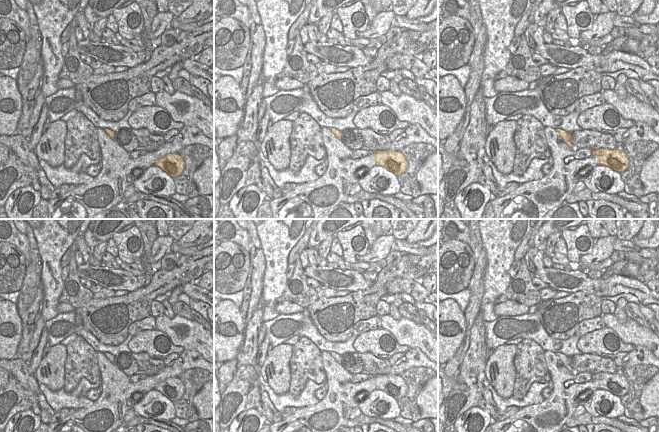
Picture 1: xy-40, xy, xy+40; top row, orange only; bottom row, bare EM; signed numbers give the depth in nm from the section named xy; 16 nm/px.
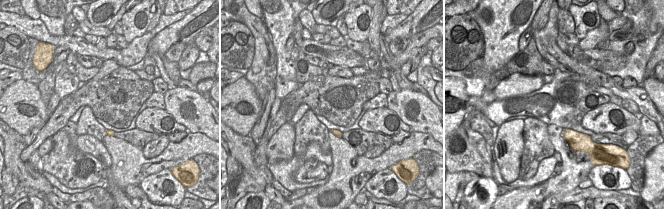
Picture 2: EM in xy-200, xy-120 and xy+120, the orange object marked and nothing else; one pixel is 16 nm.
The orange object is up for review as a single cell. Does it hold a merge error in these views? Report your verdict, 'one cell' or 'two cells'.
one cell

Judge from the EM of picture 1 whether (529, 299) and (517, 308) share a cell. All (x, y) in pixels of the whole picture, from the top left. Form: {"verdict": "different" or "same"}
{"verdict": "different"}

